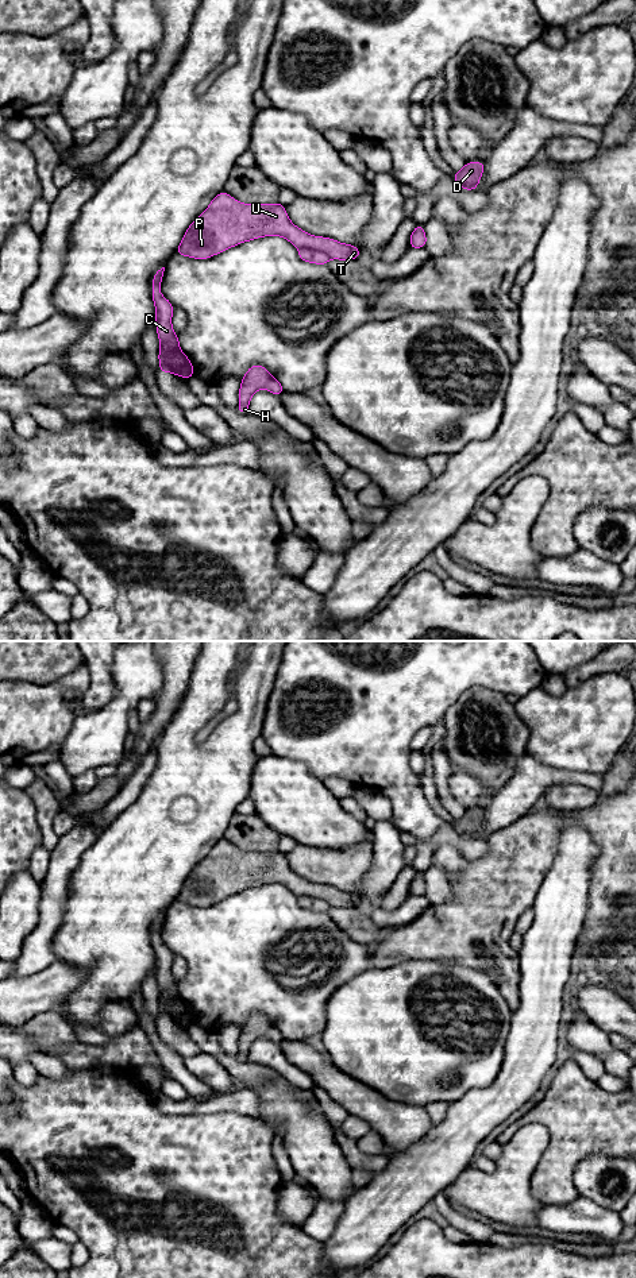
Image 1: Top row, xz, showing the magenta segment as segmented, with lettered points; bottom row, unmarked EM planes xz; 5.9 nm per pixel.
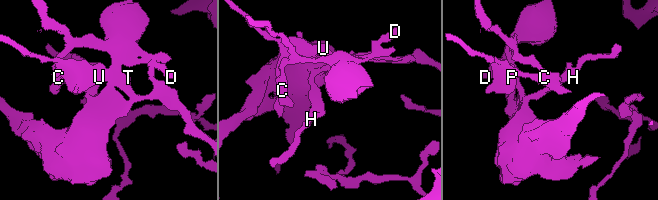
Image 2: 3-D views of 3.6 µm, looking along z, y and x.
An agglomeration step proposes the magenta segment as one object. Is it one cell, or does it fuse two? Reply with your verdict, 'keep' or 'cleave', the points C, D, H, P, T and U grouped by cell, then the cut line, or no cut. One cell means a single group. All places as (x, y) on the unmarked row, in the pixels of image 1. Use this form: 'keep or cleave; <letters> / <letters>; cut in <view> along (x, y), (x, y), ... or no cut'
cleave; C D P T U / H; cut in xz along (161, 991), (166, 991), (172, 997), (170, 1019)

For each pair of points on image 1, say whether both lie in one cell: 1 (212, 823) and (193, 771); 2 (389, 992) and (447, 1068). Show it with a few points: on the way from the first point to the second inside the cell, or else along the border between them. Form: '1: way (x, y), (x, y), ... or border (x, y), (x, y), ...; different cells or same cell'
1: way (200, 810), (195, 798), (195, 784); same cell
2: way (393, 1011), (431, 1049); same cell

